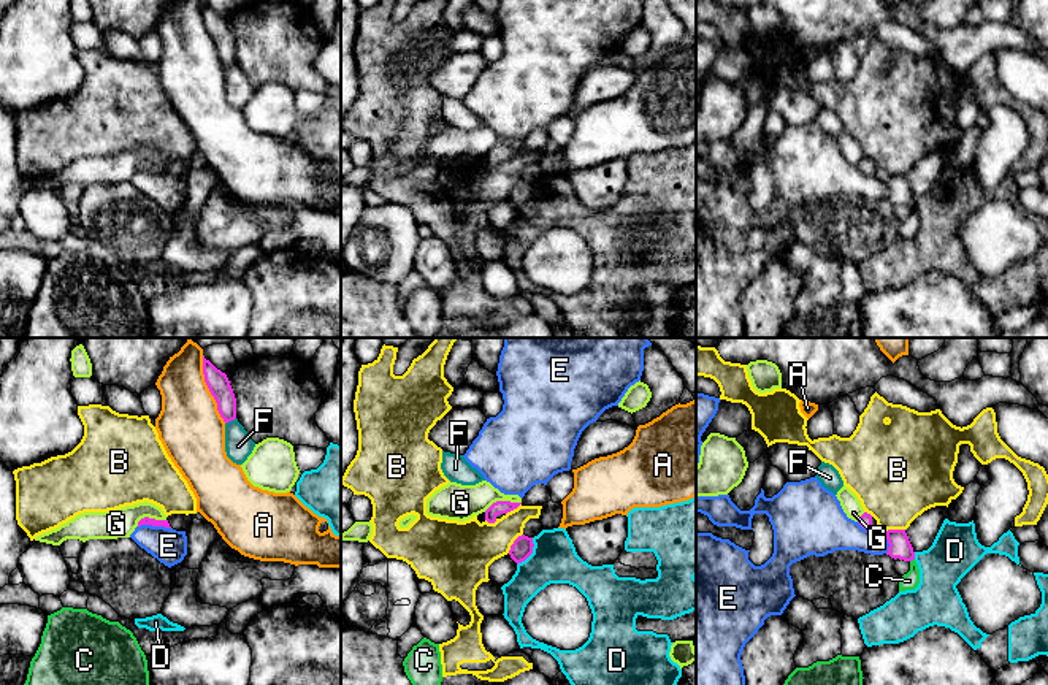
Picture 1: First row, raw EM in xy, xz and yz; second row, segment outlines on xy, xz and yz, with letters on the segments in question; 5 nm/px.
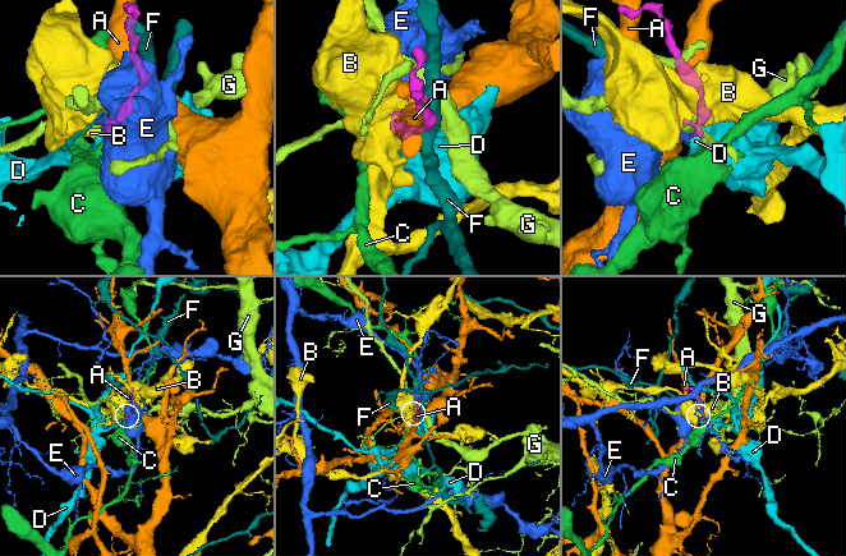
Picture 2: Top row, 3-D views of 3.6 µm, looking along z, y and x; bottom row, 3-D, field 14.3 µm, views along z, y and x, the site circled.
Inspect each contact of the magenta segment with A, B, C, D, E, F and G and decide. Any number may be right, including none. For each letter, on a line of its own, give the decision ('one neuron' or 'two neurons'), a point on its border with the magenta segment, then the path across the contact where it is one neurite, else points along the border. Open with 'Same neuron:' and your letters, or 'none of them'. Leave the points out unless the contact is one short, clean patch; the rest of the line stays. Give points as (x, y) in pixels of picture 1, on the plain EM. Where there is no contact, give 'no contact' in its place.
Same neuron: C
A: two neurons | xy (208, 32)
B: two neurons | xz (514, 187) | along xz (522, 178), (508, 197)
C: one neuron | yz (912, 203) | across yz (899, 192), (912, 203), (912, 222), (909, 225)
D: two neurons | xz (531, 197)
E: two neurons | xy (154, 170) | along xy (138, 170), (164, 170), (170, 173)
F: two neurons | xy (230, 65)
G: two neurons | xz (501, 146) | along xz (520, 146), (493, 146), (484, 156)

